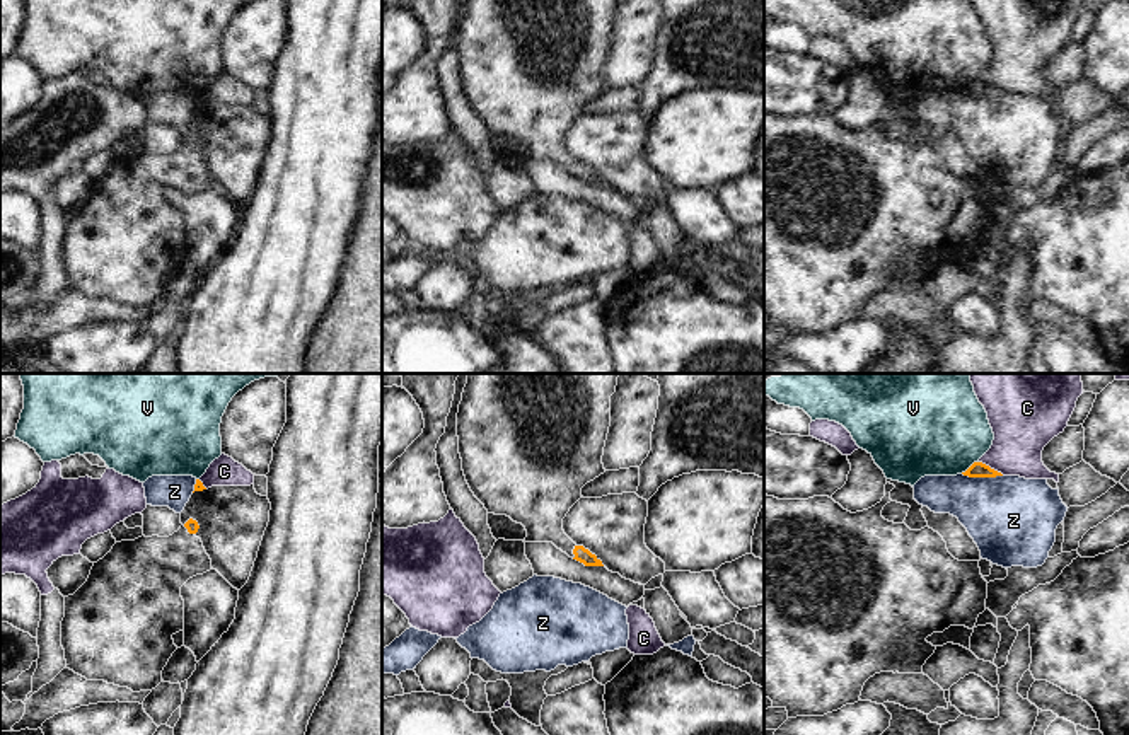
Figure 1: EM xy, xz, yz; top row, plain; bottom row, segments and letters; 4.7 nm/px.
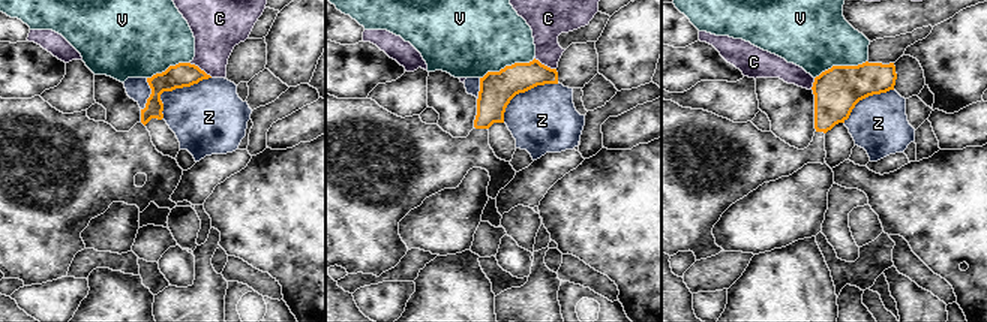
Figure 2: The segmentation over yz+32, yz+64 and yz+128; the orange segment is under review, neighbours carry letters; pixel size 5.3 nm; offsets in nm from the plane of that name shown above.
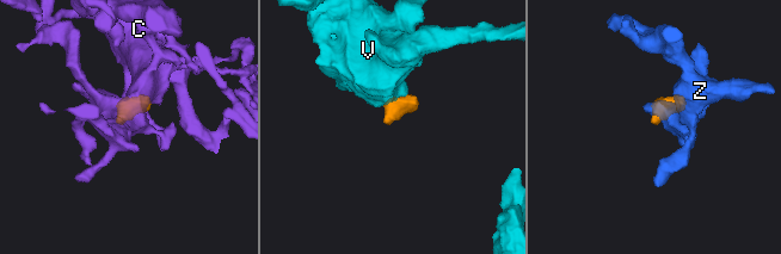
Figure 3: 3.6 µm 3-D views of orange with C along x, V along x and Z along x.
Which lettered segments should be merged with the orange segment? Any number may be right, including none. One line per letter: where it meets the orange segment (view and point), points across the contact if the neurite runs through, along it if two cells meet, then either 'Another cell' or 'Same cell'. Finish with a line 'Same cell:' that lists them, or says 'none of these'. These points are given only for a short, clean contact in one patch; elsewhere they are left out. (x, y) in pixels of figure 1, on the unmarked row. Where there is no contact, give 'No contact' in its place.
C: Touches orange at yz (990, 86). Another cell
V: Touches orange at yz (971, 84). Boundary: yz (978, 79), (961, 91). Another cell
Z: Touches orange at yz (983, 94). Another cell
Same cell: none of these

